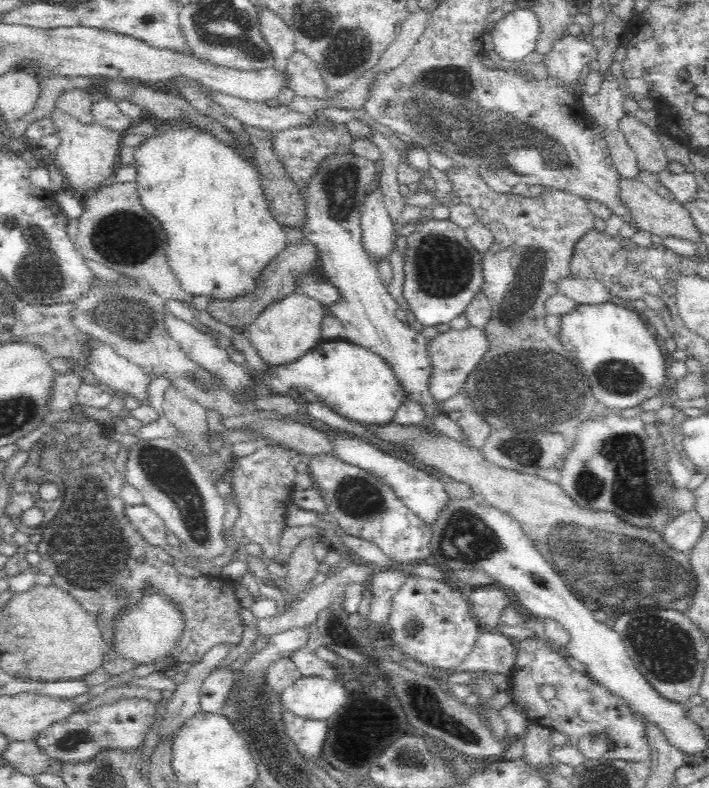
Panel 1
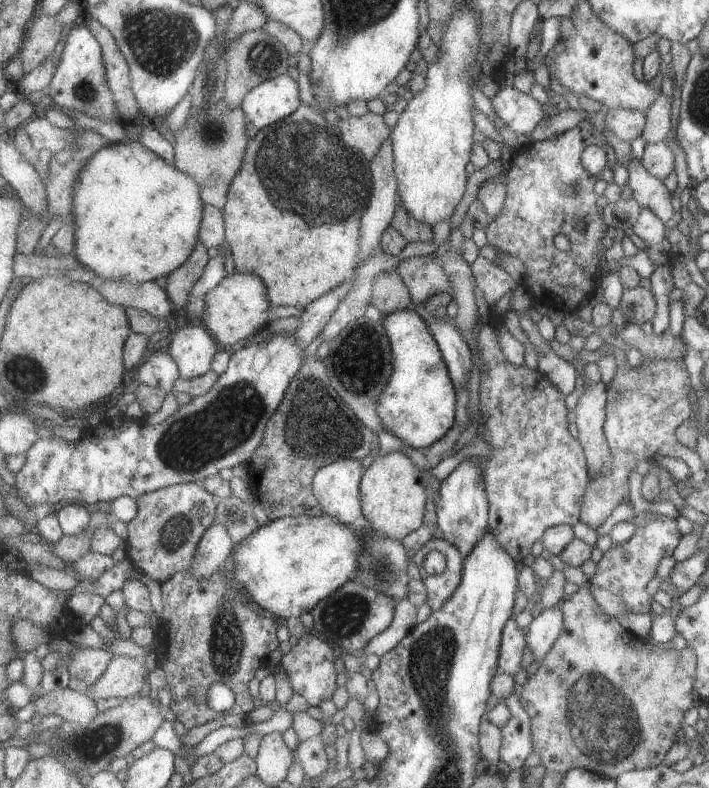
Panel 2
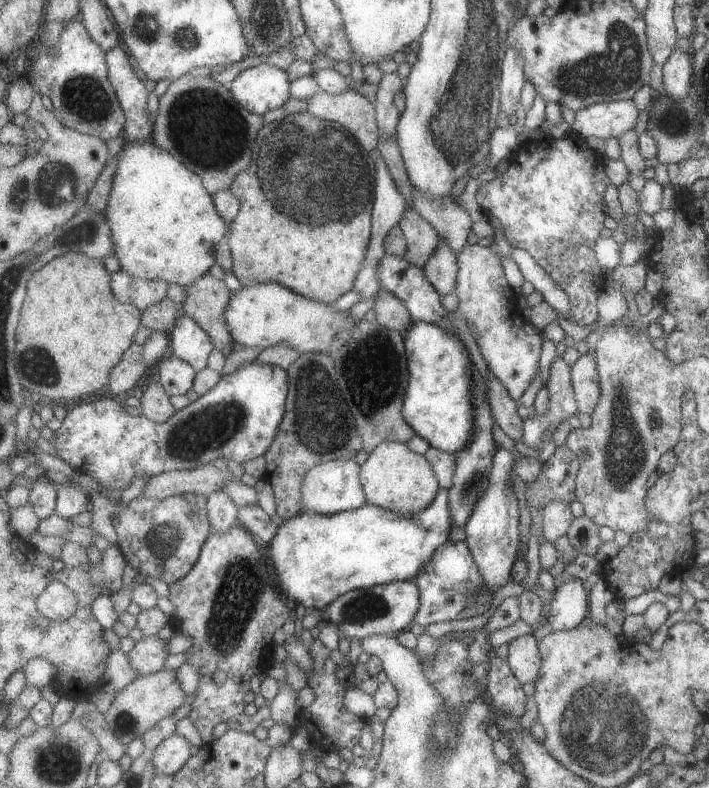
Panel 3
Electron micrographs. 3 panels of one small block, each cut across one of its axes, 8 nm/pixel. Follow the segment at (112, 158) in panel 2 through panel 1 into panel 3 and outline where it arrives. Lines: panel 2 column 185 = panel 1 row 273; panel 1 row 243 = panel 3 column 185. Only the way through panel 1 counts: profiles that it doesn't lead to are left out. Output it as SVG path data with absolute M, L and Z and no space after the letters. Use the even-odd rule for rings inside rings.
M155 142L126 143L119 156L120 166L114 179L109 207L105 212L112 227L119 266L129 275L141 279L160 279L171 285L191 287L199 278L209 275L211 266L218 262L217 250L228 240L230 224L218 210L214 196L206 190L201 176L189 170L171 152Z

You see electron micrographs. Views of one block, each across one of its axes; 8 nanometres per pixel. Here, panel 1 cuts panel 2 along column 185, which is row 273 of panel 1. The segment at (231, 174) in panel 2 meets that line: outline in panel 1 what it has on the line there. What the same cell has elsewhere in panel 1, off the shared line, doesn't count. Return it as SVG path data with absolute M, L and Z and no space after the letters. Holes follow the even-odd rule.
M112 180L83 200L85 208L78 218L78 233L74 245L82 257L103 264L112 271L136 280L164 300L193 302L172 273L164 254L167 237L160 222L147 212L140 201L135 182Z

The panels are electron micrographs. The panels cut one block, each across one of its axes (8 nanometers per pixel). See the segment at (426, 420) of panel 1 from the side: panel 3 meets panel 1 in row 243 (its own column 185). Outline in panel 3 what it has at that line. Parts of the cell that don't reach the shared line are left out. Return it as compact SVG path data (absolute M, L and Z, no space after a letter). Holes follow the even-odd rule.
M184 308L181 309L171 332L173 354L193 366L195 371L203 371L208 368L211 354L216 350L214 340Z

